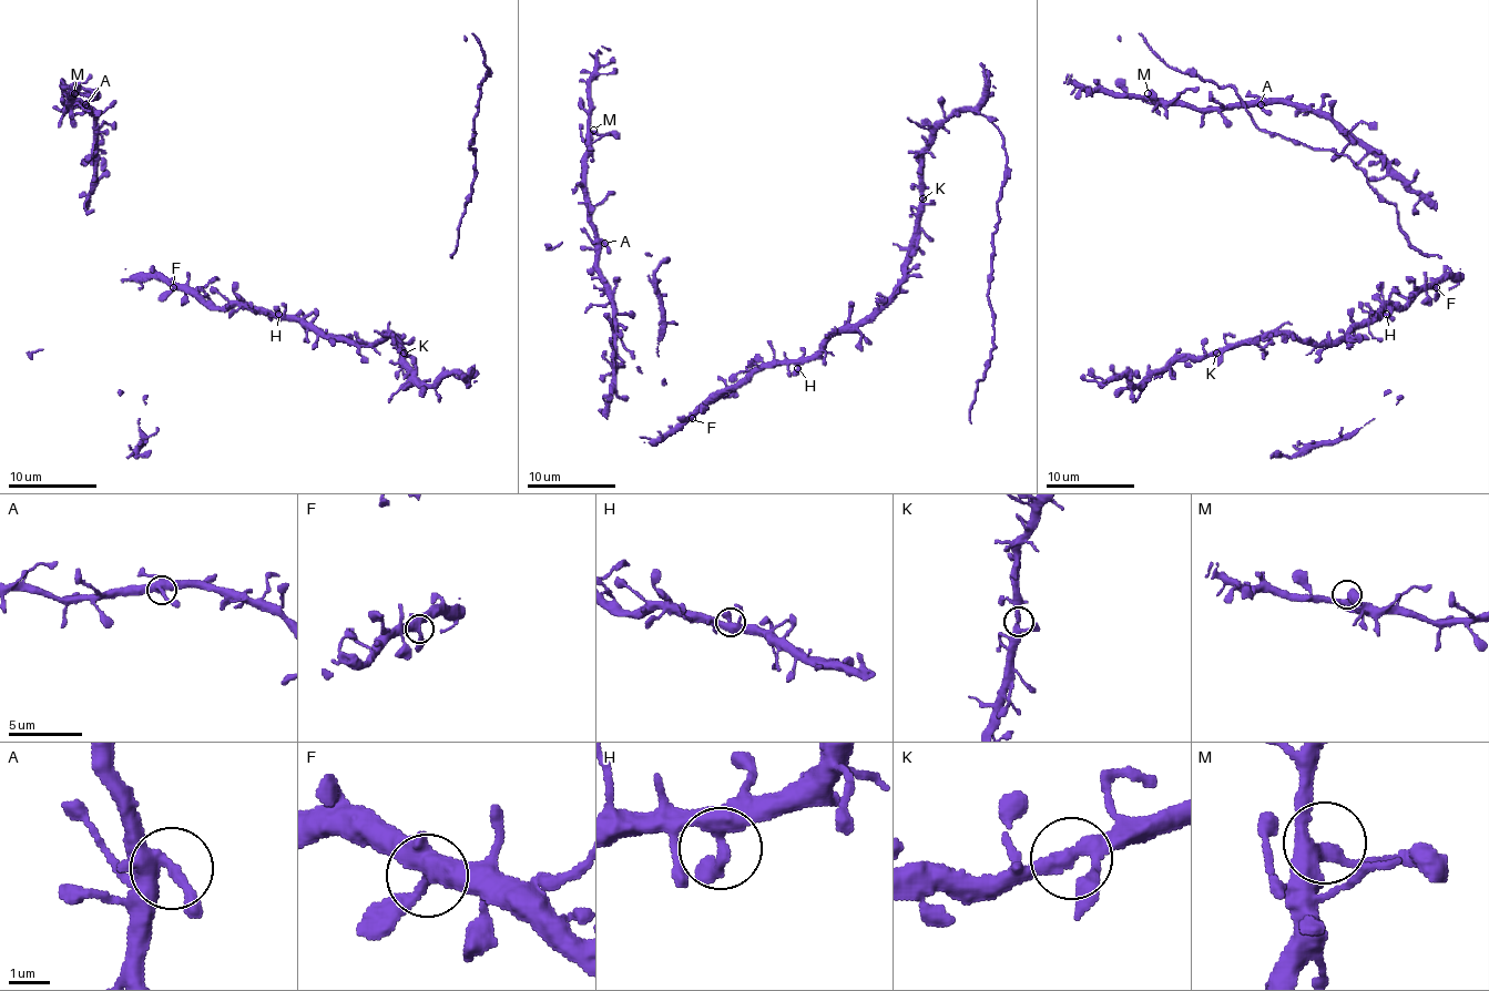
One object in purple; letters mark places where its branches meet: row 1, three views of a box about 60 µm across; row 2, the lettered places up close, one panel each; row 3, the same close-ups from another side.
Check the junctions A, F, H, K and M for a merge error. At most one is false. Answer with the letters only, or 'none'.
none

